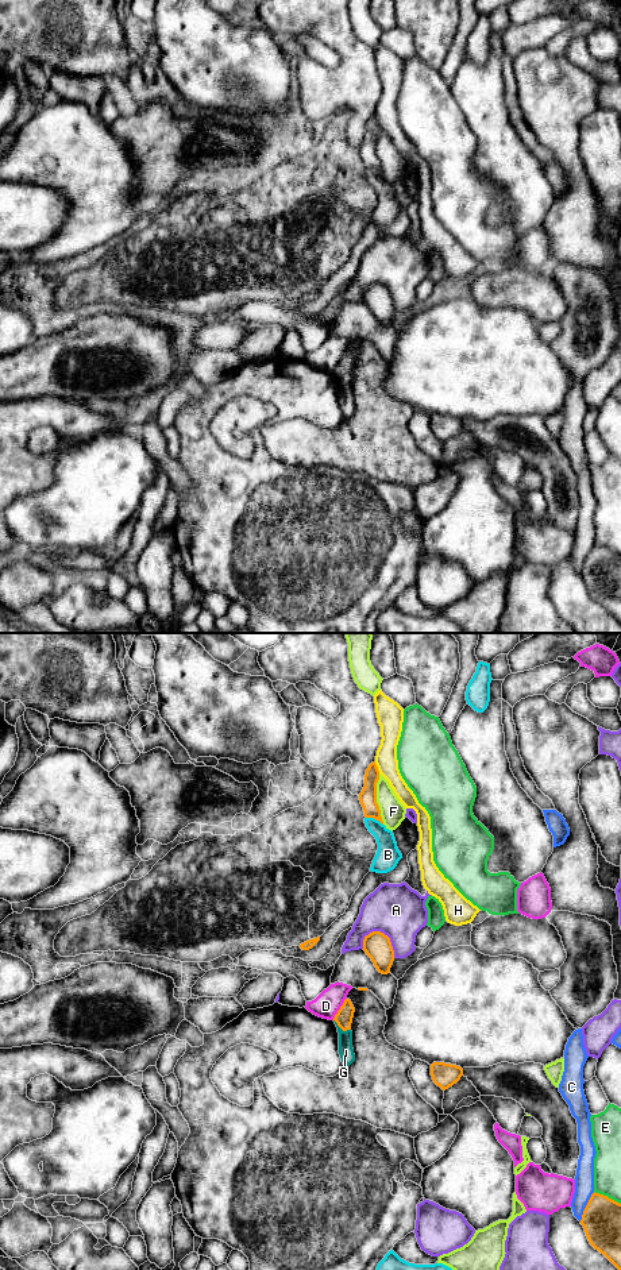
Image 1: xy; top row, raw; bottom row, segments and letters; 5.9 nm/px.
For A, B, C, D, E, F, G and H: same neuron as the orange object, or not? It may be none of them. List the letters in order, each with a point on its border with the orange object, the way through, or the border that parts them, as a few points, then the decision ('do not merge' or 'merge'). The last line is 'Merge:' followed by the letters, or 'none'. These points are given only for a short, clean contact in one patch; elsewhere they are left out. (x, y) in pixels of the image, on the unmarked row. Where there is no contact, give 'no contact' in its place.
A: meets orange in xy at (386, 288); do not merge
B: meets orange in xy at (374, 170); do not merge
C: meets orange in xy at (586, 559); do not merge
D: meets orange in xy at (340, 361); do not merge
E: meets orange in xy at (606, 548); do not merge
F: meets orange in xy at (375, 151); do not merge
G: meets orange in xy at (342, 381); merge
H: meets orange in xy at (377, 119); do not merge
Merge: G

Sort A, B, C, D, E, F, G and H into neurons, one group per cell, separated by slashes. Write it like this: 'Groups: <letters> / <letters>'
Groups: A / B / C / D / E / F / G / H

